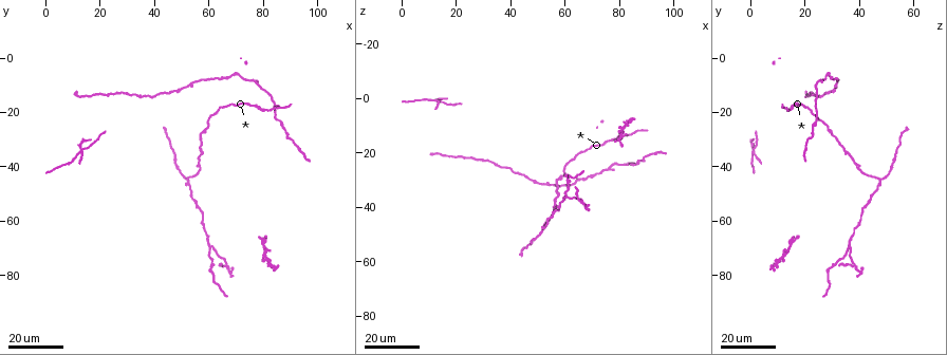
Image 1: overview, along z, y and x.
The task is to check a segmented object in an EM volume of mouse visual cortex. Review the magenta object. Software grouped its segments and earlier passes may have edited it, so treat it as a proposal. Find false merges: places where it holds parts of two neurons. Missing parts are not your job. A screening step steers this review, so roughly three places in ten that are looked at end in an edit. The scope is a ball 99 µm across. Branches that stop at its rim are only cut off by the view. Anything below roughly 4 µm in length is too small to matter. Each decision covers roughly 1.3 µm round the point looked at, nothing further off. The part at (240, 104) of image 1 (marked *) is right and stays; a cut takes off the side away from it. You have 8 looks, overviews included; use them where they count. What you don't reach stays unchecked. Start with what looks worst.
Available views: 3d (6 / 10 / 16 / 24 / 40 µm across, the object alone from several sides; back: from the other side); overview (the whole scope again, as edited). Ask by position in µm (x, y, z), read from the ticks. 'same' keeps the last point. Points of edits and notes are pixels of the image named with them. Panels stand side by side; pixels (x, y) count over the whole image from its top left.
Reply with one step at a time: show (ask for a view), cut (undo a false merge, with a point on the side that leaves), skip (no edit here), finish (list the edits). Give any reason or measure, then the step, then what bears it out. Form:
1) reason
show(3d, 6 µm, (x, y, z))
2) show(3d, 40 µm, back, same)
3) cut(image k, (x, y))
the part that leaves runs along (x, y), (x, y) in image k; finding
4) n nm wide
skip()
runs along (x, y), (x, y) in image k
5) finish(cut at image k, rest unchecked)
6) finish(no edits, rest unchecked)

side arm on a straight run
show(3d, 16 µm, (61, 69, 37))

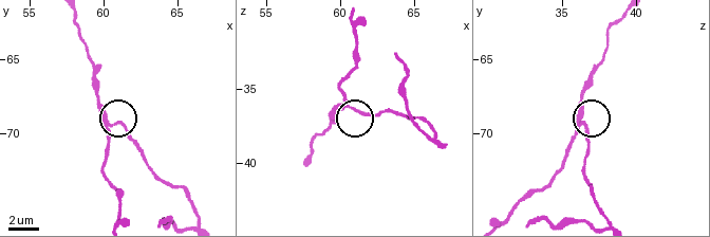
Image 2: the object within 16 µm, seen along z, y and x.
show(3d, 6 µm, (60.4, 69.6, 36.2))

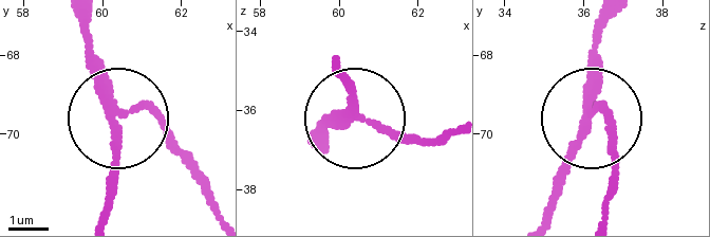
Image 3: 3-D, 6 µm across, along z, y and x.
from behind
show(3d, 6 µm, back, (60.40, 69.70, 36.10))

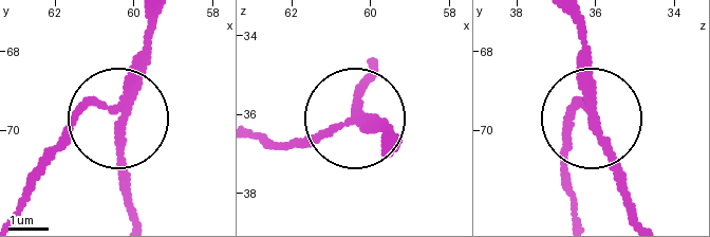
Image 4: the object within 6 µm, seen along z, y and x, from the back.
3 arms
cut(image 4, (85, 103))
the part that leaves runs along (132, 78), (123, 95), (81, 115), (21, 206) in image 4; two neurons meet here

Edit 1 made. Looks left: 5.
show(3d, 16 µm, (81, 74, 12))

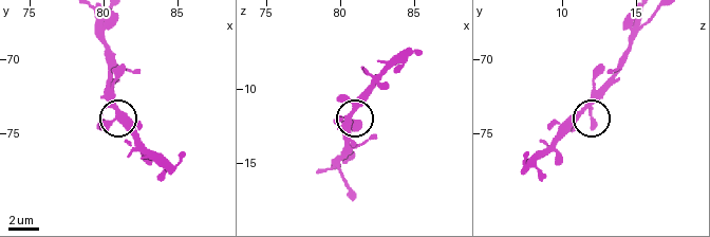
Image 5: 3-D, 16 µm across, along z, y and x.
show(3d, 10 µm, (80.6, 72.8, 11.8))

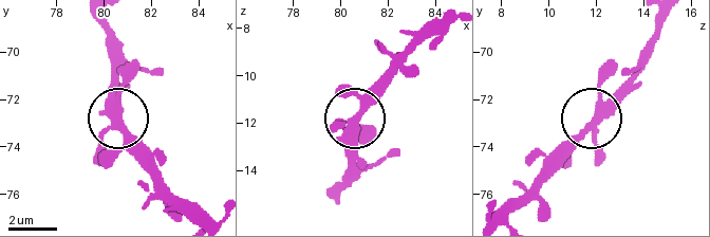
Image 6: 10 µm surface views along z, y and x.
side arm 8 µm; 3 arms
skip()
all the same neuron

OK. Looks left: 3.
arms part here
show(3d, 16 µm, (53, 45, 48))

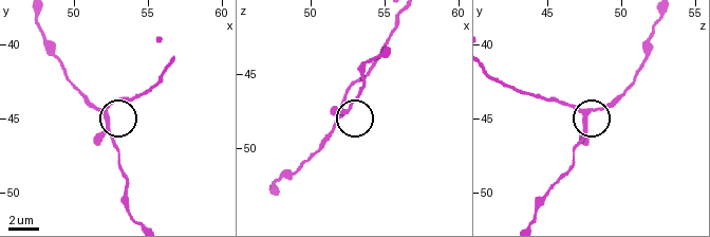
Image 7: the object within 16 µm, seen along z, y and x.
closer look
show(3d, 6 µm, (52.2, 44.8, 47.6))

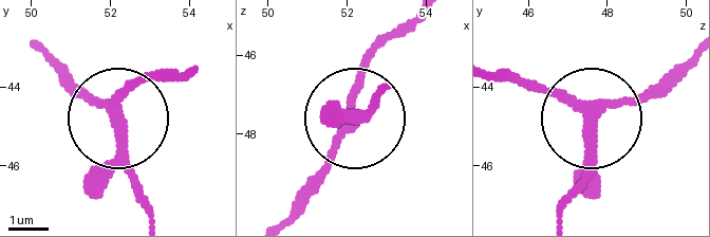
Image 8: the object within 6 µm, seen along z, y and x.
260 nm wide
skip()
all the same neuron

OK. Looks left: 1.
finish(cut at image 4, rest unchecked)

